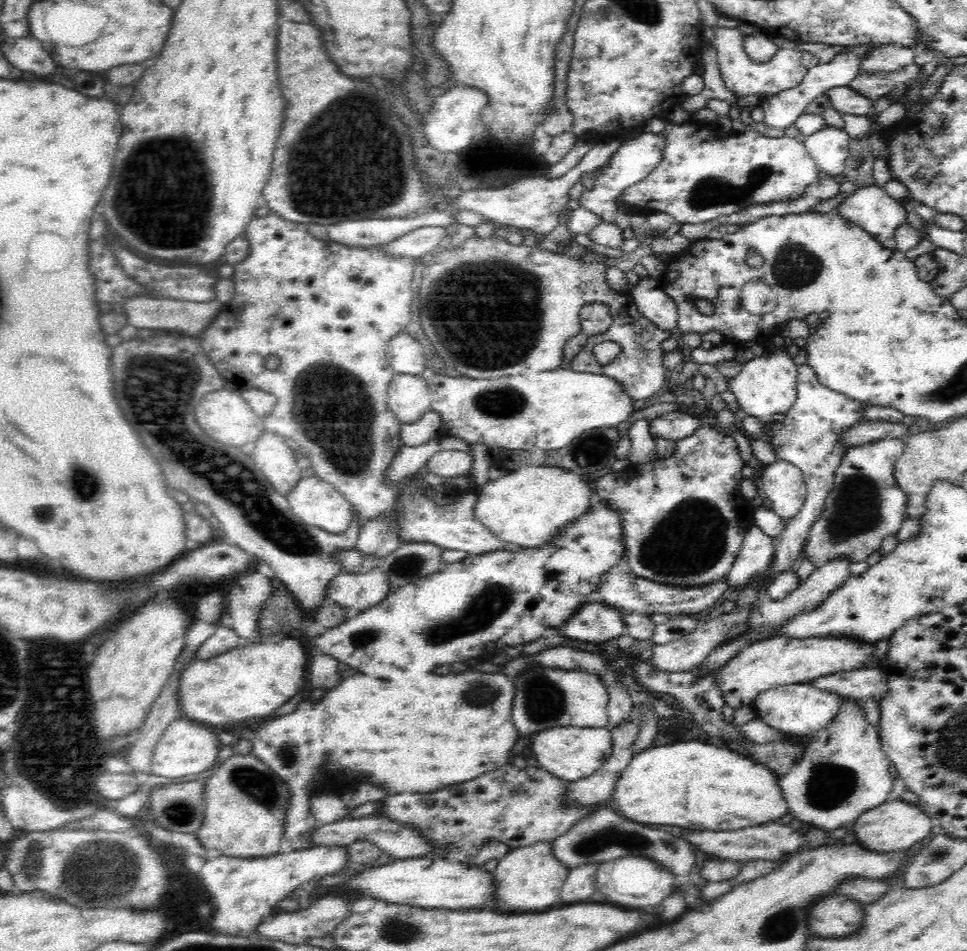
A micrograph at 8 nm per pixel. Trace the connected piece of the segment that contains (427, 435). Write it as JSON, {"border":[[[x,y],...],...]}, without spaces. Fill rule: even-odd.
{"border":[[[433,410],[428,411],[420,420],[412,424],[402,424],[399,441],[403,445],[416,446],[426,444],[428,440],[440,436],[442,430],[441,416]]]}

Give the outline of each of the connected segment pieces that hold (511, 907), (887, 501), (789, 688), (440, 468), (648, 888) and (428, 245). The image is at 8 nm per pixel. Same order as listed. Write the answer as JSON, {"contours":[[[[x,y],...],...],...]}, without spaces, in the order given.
{"contours":[[[[552,842],[535,843],[531,846],[512,849],[499,859],[497,867],[492,871],[495,886],[493,900],[496,910],[508,912],[528,912],[547,910],[546,906],[561,904],[560,889],[568,876],[568,867],[562,864],[552,853]]],[[[894,438],[849,447],[834,471],[834,484],[826,495],[821,515],[808,531],[801,552],[815,568],[832,560],[864,562],[880,549],[886,536],[896,535],[906,519],[908,494],[894,479],[894,466],[905,449],[905,439]]],[[[794,683],[778,685],[761,692],[753,700],[751,707],[758,713],[759,719],[770,727],[803,736],[826,728],[836,718],[844,702],[846,697],[838,693],[818,689],[810,683]]],[[[440,450],[427,460],[430,476],[438,474],[444,478],[466,474],[471,469],[473,456],[461,450]]],[[[624,856],[616,860],[609,860],[599,863],[599,867],[595,872],[596,889],[602,894],[606,894],[612,902],[622,904],[622,906],[634,906],[634,908],[642,908],[642,906],[660,906],[662,898],[674,894],[676,890],[675,874],[662,868],[657,862],[644,858],[643,856]]],[[[421,226],[384,245],[388,257],[408,256],[420,260],[424,254],[437,250],[436,246],[446,236],[443,226]]]]}

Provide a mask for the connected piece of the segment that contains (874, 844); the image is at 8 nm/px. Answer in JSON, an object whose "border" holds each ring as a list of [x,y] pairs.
{"border":[[[901,799],[887,801],[885,804],[864,812],[851,826],[860,842],[867,850],[873,852],[906,851],[920,843],[924,838],[937,830],[934,820],[914,804],[908,804]]]}

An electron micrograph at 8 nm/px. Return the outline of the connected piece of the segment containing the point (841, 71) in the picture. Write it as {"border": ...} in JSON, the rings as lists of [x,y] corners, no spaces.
{"border":[[[856,45],[855,47],[844,47],[839,49],[836,56],[828,63],[818,63],[816,66],[807,70],[803,81],[797,87],[780,92],[768,101],[762,101],[759,105],[764,111],[763,122],[770,128],[787,129],[794,125],[798,116],[804,114],[806,106],[815,98],[824,95],[830,88],[846,86],[850,81],[859,75],[859,64],[861,58],[873,47],[867,48],[866,45]]]}

